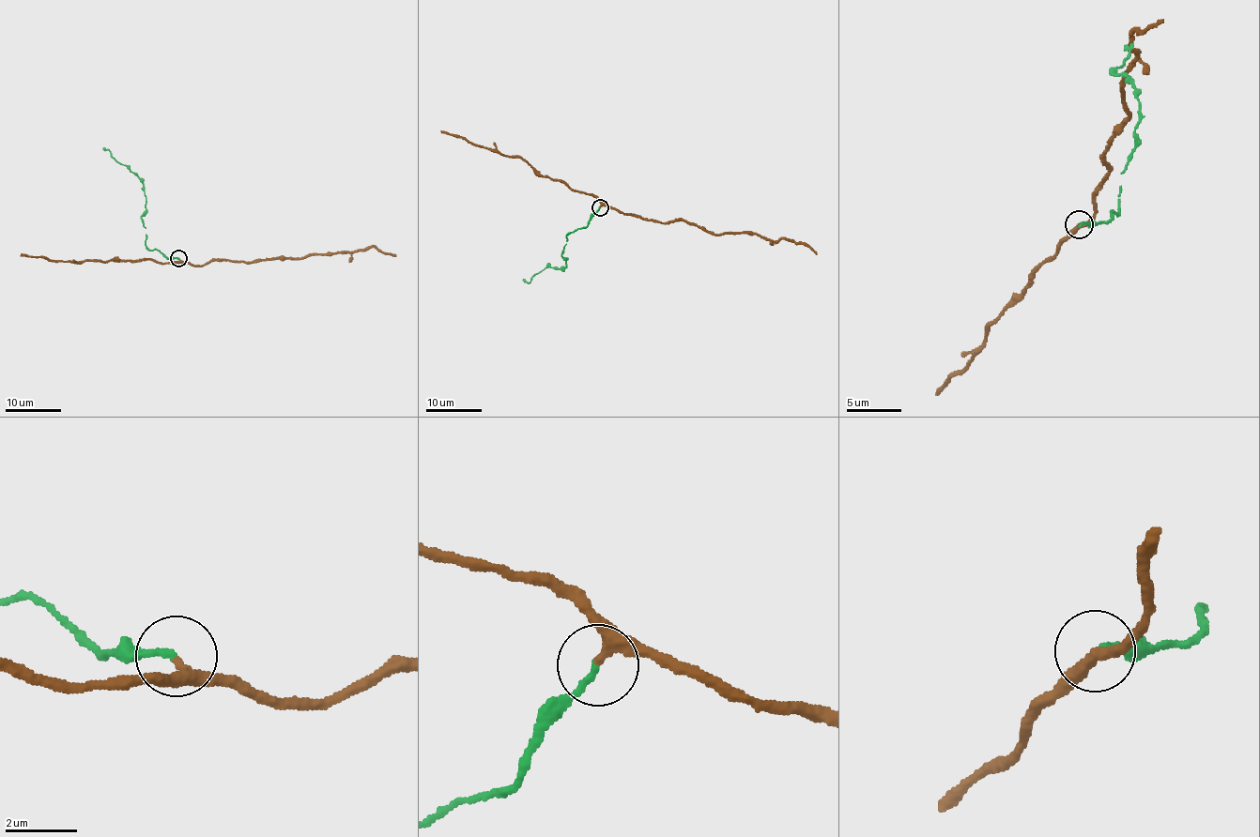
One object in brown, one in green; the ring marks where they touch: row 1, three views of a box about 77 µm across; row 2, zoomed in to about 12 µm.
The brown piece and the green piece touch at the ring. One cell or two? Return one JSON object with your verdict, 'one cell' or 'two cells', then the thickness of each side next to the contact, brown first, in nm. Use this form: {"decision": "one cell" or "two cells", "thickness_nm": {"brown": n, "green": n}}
{"decision": "one cell", "thickness_nm": {"brown": 240, "green": 170}}

